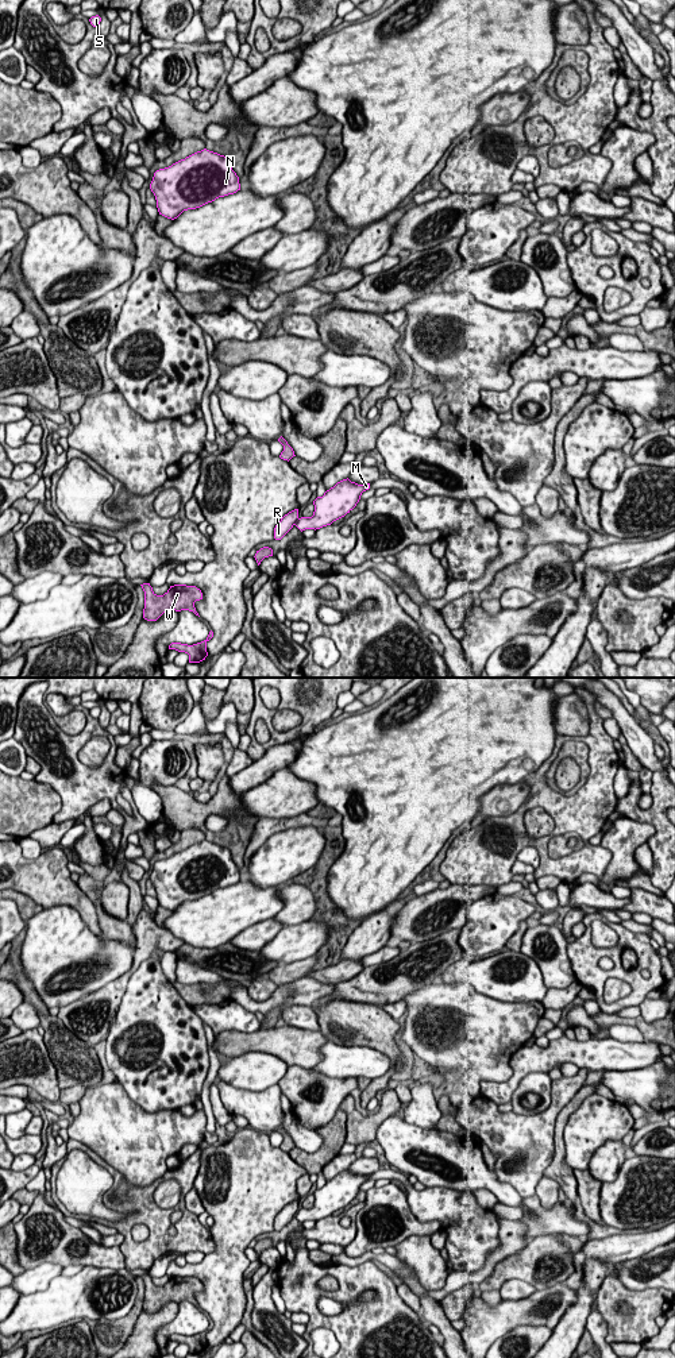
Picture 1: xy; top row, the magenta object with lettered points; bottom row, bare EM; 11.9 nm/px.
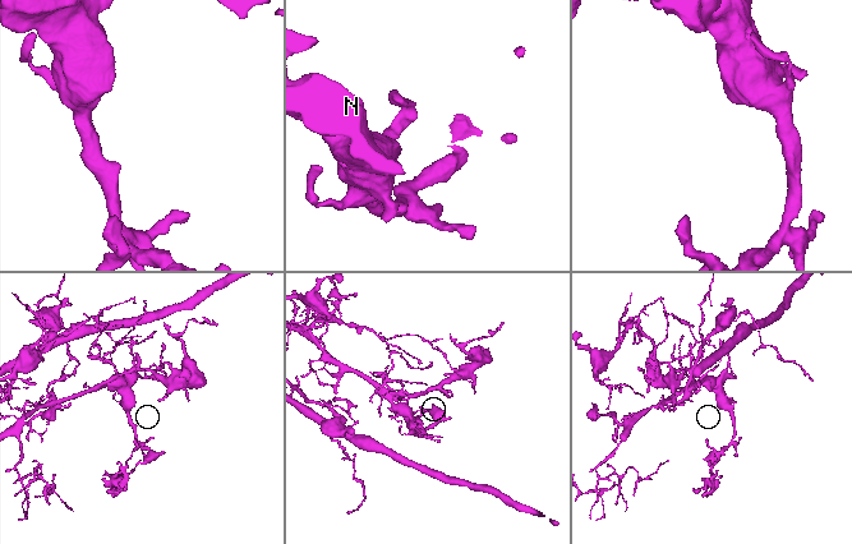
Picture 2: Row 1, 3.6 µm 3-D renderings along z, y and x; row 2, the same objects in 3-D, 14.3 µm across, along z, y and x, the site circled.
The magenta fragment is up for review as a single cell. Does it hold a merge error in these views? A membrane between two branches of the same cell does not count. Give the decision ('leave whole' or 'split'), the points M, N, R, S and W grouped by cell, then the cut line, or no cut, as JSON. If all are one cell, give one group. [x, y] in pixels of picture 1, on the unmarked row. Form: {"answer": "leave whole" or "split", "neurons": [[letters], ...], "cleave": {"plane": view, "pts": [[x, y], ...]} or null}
{"answer": "split", "neurons": [["M", "N", "S"], ["R", "W"]], "cleave": {"plane": "xy", "pts": [[299, 1210], [294, 1215]]}}

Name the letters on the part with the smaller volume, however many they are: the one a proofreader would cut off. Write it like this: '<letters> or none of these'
R, W

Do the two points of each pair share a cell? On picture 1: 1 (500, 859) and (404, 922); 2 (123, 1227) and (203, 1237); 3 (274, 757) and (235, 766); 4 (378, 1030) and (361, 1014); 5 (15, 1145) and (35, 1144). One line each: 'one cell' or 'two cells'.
1: two cells
2: one cell
3: two cells
4: one cell
5: one cell

